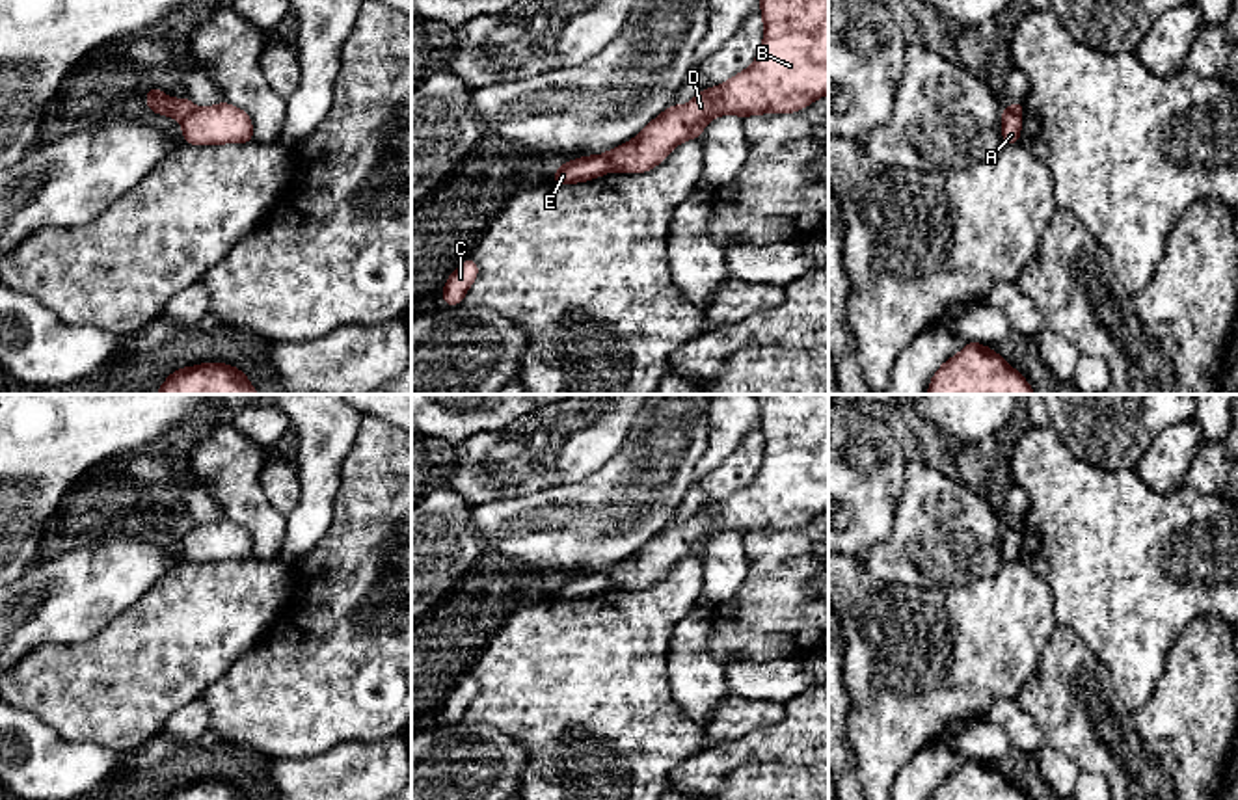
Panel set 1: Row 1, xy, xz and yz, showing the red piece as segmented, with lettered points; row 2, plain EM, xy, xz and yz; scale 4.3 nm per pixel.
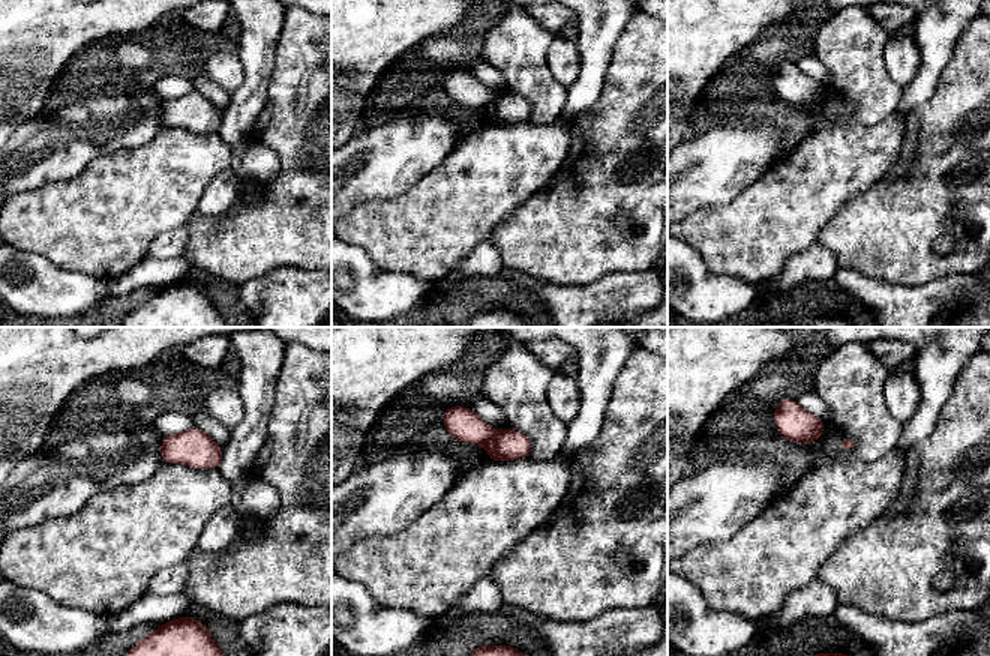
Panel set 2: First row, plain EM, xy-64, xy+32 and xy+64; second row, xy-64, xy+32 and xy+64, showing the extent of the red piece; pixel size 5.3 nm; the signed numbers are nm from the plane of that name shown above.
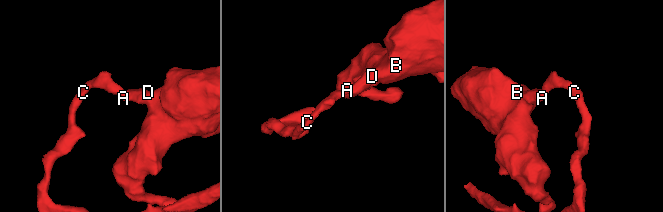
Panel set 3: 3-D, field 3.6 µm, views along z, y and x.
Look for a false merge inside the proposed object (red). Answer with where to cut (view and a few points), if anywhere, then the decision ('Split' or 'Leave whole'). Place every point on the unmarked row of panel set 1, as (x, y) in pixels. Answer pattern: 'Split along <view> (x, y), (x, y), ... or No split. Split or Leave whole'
Split along xy (196, 525), (181, 538). Split

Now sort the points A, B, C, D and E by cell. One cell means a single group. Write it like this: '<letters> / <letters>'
A B D / C E

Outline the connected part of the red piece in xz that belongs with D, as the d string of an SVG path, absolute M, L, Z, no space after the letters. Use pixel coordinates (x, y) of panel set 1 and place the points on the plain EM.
M752 394L761 411L763 461L752 482L728 499L700 510L685 523L674 519L631 558L603 573L614 588L646 590L672 566L702 553L706 541L726 530L795 530L828 510L828 394Z

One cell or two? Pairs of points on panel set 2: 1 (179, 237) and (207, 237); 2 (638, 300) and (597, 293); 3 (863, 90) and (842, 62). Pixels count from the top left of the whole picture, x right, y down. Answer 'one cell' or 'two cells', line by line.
1: two cells
2: one cell
3: one cell

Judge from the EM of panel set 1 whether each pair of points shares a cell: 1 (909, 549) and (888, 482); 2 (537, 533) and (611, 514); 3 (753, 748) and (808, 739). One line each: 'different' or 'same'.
1: different
2: same
3: same

